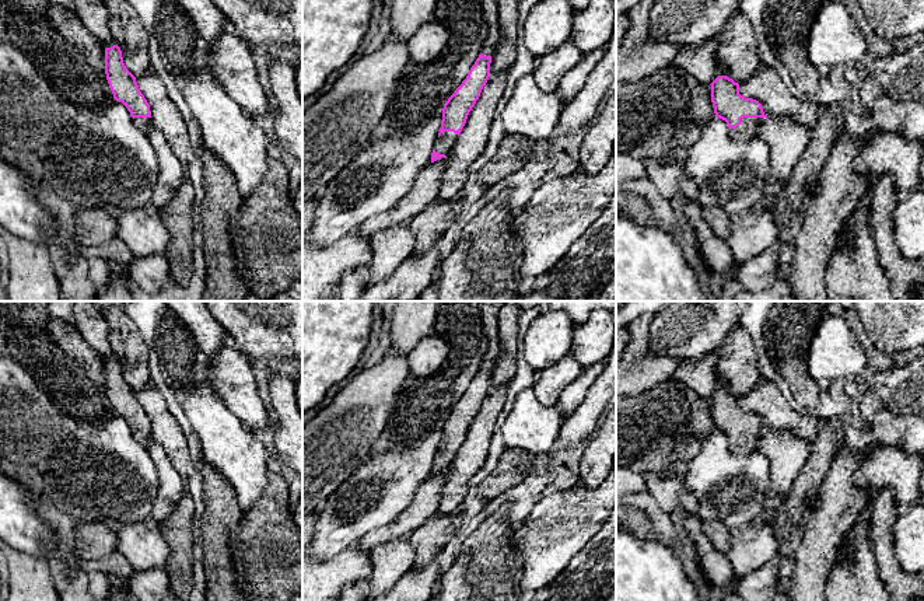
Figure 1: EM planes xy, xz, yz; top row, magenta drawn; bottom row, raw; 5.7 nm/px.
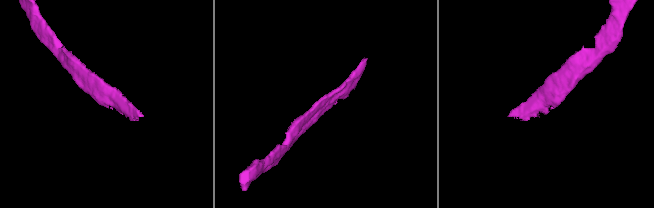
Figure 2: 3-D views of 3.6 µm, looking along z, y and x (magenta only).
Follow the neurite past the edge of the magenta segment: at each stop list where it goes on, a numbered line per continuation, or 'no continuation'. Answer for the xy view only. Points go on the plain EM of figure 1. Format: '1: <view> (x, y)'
1: xy (143, 437)

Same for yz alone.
1: yz (748, 440)

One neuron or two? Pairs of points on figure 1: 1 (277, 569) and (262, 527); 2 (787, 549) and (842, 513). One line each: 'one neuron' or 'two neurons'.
1: one neuron
2: two neurons

